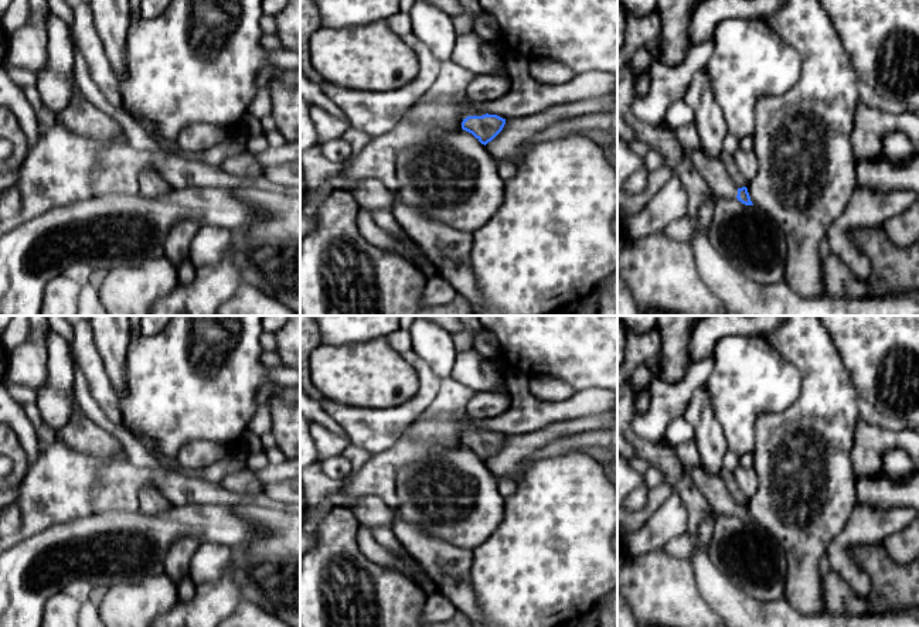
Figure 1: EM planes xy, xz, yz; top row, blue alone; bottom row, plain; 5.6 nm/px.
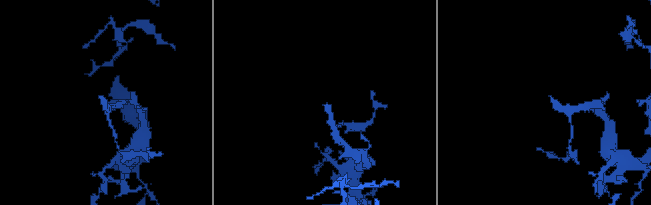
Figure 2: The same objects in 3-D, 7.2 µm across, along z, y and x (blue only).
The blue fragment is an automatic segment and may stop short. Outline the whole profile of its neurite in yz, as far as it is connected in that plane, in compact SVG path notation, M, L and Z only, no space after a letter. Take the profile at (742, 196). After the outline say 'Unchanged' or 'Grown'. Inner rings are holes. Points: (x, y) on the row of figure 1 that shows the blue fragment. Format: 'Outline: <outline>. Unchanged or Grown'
Outline: M681 147L681 157L688 159L709 184L717 197L738 198L745 205L753 205L746 187L738 188L729 177L721 159L707 156L701 149Z. Grown

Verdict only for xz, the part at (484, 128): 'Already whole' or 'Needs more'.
Needs more

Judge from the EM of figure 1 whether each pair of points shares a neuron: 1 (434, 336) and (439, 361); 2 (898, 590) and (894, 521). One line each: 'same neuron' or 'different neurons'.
1: same neuron
2: different neurons

